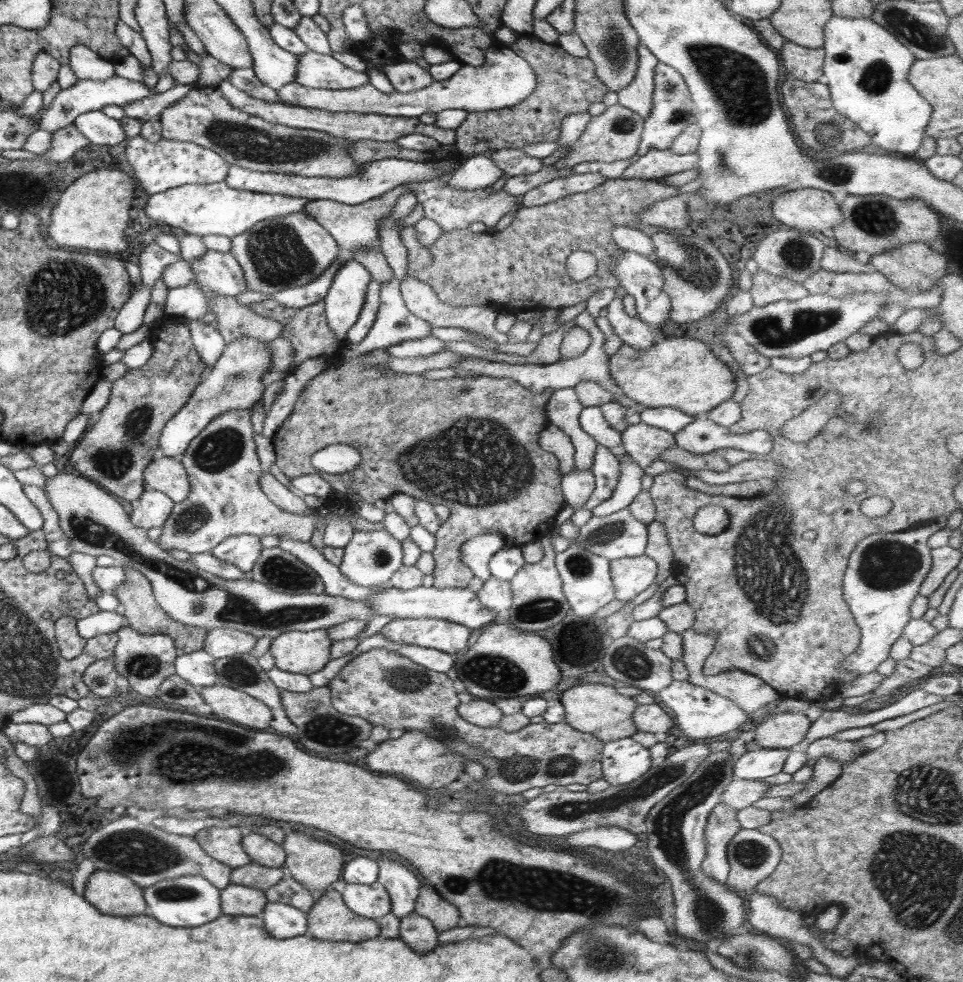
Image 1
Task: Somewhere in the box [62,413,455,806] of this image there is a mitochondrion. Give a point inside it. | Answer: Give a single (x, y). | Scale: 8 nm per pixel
(209, 754)

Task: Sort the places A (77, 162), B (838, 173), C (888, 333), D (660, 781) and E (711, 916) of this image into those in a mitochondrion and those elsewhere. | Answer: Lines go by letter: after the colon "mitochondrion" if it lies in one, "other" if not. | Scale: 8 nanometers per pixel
A: other
B: mitochondrion
C: other
D: mitochondrion
E: mitochondrion

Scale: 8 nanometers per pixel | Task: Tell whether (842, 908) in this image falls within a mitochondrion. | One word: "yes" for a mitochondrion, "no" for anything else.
no

